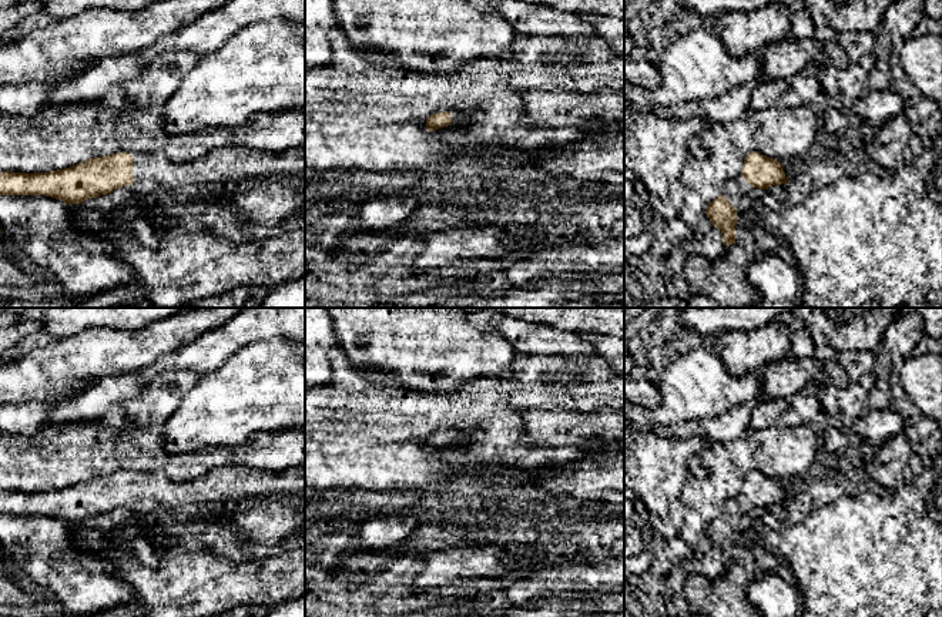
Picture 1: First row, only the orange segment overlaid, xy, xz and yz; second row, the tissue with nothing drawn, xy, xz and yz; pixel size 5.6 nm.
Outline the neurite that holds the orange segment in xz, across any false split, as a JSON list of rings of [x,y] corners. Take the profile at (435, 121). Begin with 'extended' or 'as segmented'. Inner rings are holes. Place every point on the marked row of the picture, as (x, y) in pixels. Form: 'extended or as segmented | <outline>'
extended | [[[445,111],[445,113],[438,113],[432,114],[430,117],[426,118],[426,130],[428,131],[436,131],[442,127],[447,125],[462,125],[463,118],[459,113],[456,111]]]

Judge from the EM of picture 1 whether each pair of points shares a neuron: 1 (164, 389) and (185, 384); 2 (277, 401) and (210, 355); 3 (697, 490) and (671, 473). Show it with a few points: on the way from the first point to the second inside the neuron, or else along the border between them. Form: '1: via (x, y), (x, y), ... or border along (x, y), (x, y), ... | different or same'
1: via (170, 388), (180, 384) | same
2: border along (251, 344), (238, 349), (214, 371), (200, 376) | different
3: border along (686, 480), (681, 489), (684, 515) | different

